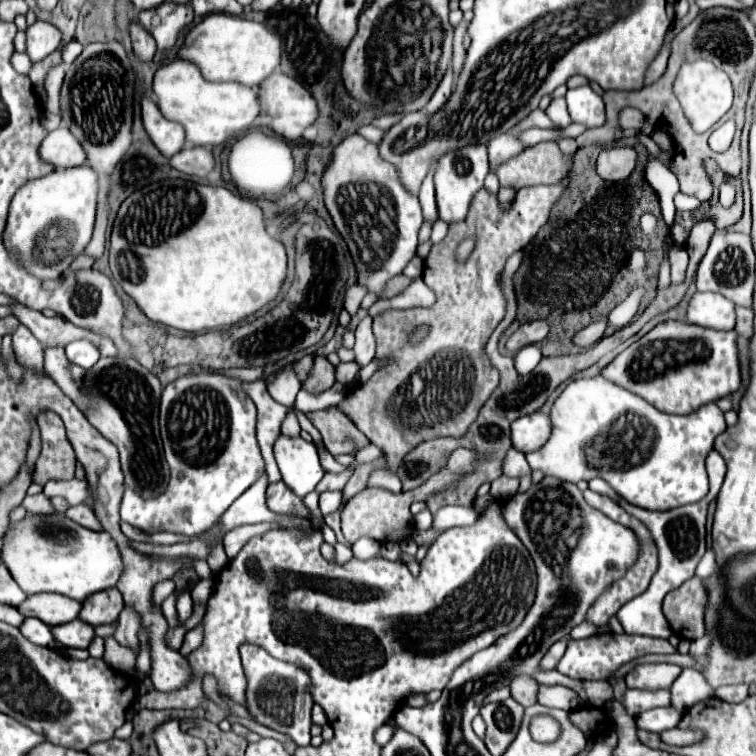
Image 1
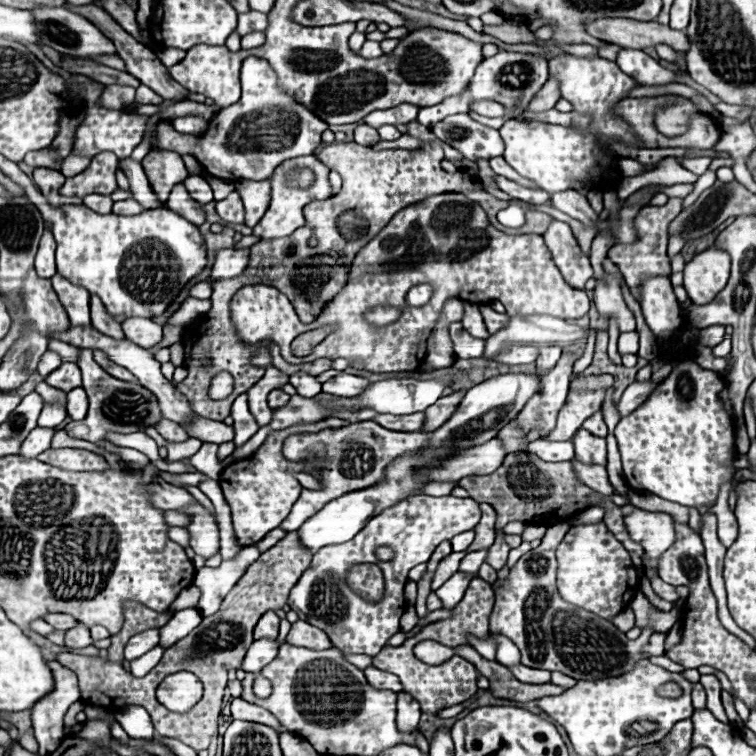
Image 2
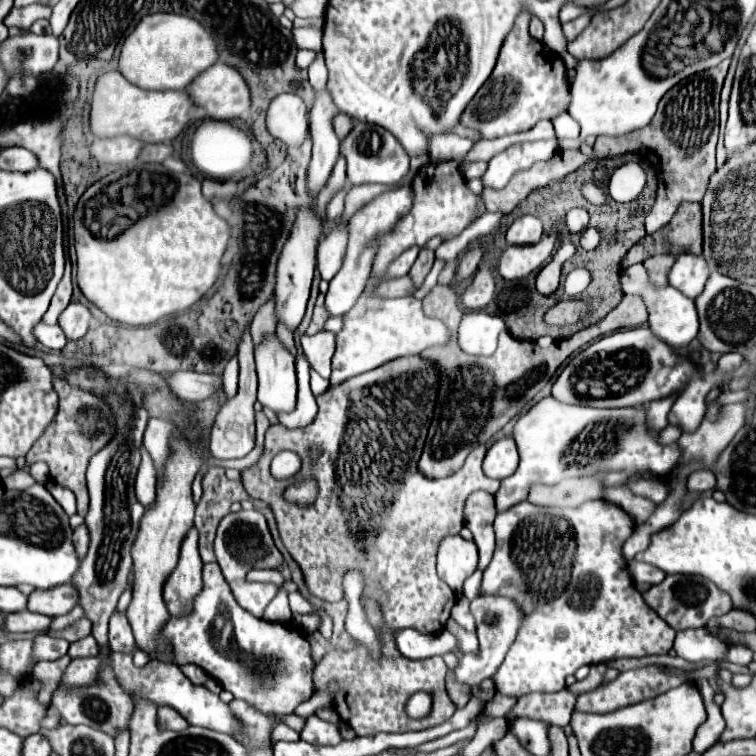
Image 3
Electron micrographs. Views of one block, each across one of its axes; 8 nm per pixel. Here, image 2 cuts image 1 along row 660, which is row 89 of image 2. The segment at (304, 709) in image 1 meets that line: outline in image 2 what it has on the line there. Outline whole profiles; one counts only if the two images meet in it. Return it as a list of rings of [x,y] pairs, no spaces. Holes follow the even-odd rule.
[[[246,58],[240,70],[240,82],[242,98],[222,108],[202,136],[182,136],[162,120],[158,124],[158,146],[178,154],[192,154],[212,176],[222,180],[266,180],[280,162],[314,154],[320,146],[320,134],[328,124],[278,86],[278,76],[266,60]]]

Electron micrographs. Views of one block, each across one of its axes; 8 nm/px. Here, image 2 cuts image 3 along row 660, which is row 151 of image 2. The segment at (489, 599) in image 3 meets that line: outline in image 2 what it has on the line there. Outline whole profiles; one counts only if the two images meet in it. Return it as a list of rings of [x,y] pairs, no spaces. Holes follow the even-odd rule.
[[[446,116],[438,124],[432,126],[432,132],[452,148],[460,150],[466,160],[490,160],[494,156],[502,156],[504,142],[498,130],[488,128],[476,120],[466,116]]]

